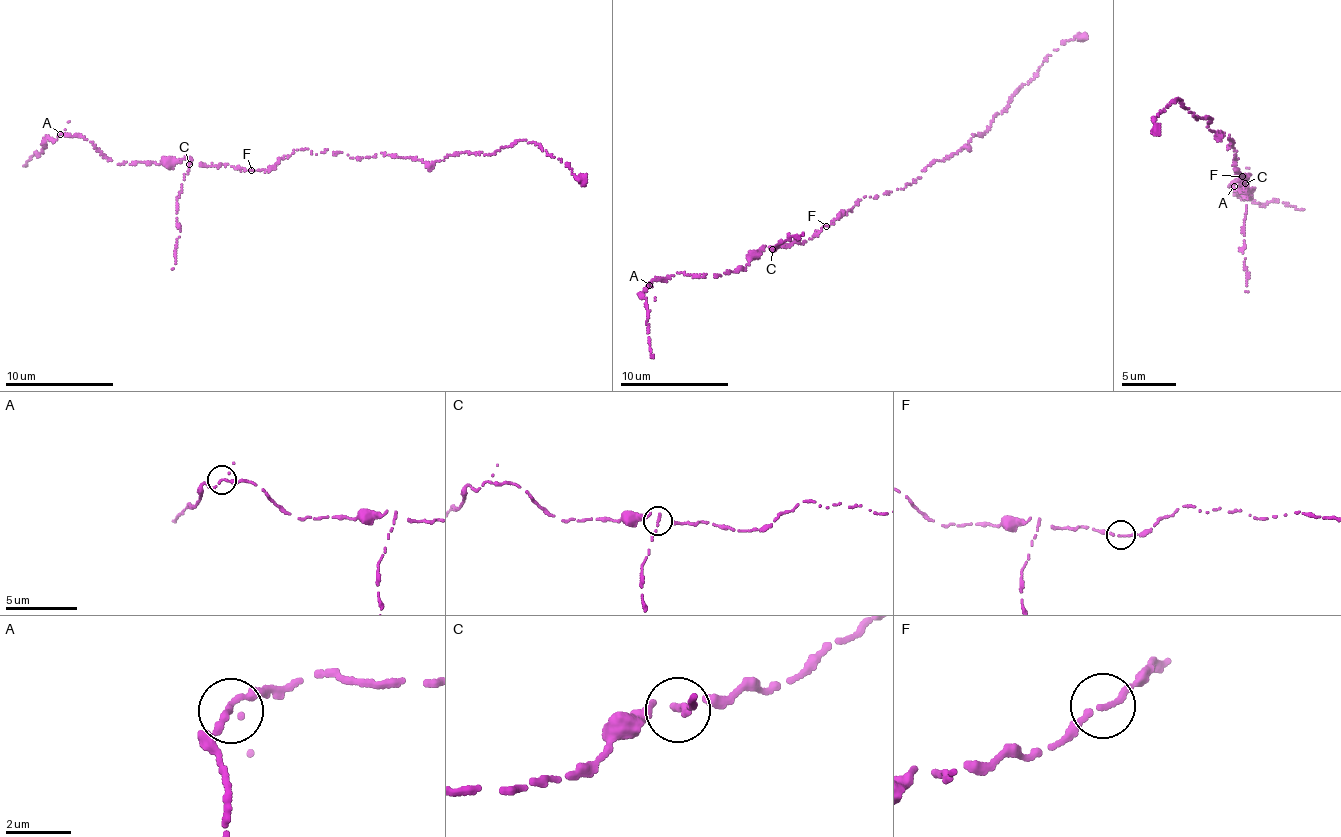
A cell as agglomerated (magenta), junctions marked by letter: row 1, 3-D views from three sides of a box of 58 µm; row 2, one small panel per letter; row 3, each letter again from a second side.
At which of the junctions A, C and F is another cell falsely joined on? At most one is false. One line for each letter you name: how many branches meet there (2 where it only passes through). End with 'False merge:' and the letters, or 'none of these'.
C: 3 branches meet
False merge: C

